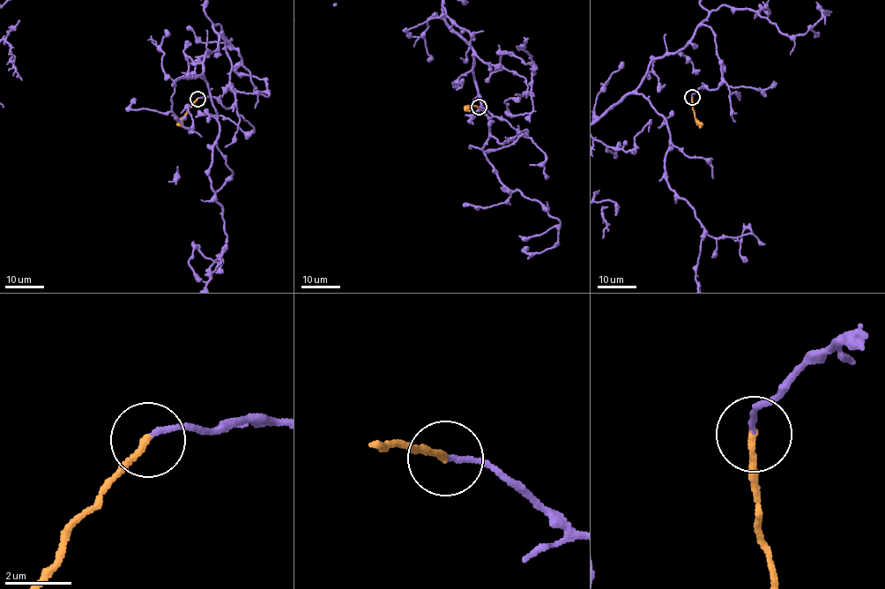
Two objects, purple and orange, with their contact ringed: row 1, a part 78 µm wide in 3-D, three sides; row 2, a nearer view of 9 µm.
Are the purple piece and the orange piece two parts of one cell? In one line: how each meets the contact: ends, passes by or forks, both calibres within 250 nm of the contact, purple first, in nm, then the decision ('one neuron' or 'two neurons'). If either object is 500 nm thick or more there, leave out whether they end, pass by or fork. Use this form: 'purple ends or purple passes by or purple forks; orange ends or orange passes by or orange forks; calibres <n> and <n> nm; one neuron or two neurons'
purple ends; orange ends; calibres 140 and 190 nm; one neuron

